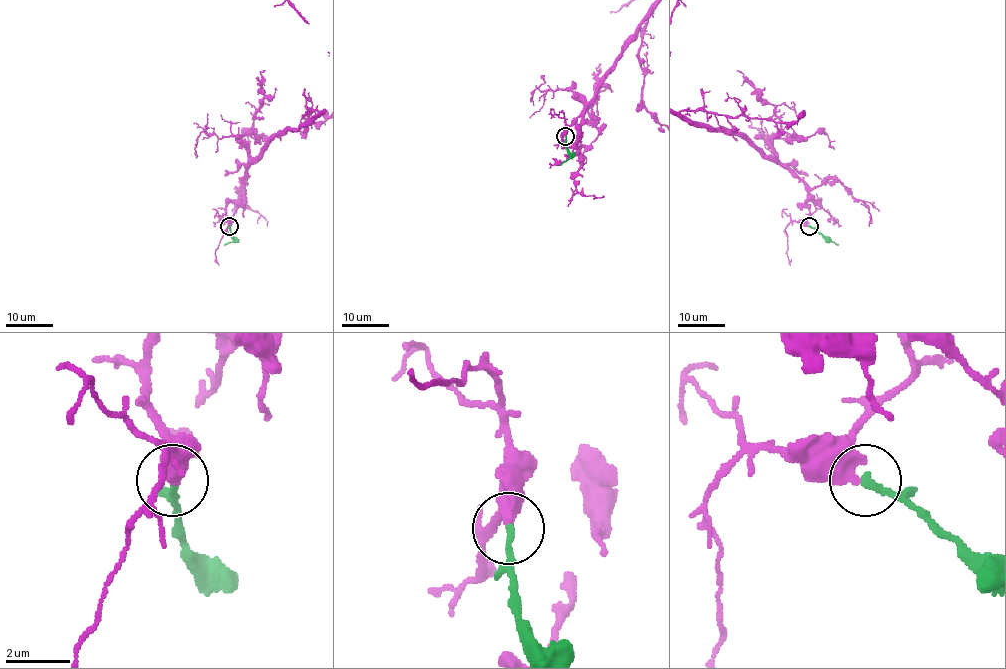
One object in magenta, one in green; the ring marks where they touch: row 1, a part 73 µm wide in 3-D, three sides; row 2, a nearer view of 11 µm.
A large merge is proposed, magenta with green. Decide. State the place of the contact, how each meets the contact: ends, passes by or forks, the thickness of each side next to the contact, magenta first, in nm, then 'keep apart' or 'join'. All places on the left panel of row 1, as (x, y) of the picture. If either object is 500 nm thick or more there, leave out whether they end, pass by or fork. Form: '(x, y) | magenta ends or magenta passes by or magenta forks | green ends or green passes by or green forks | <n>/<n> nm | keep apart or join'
(229, 226) | magenta ends | green ends | 440/240 nm | join

